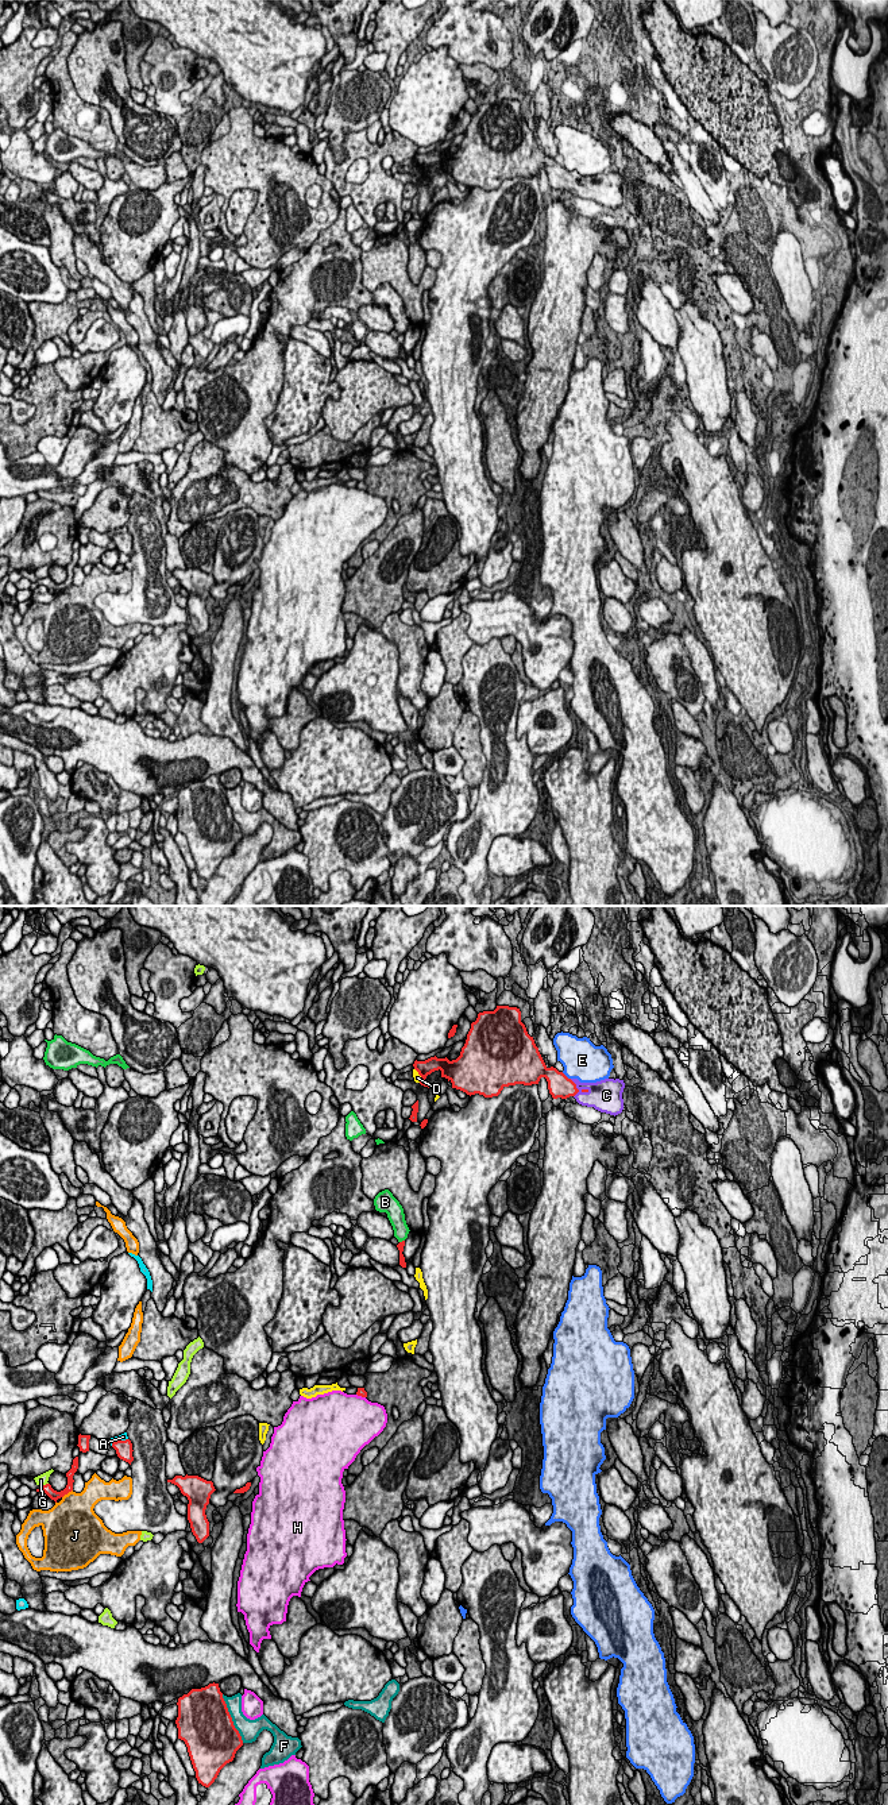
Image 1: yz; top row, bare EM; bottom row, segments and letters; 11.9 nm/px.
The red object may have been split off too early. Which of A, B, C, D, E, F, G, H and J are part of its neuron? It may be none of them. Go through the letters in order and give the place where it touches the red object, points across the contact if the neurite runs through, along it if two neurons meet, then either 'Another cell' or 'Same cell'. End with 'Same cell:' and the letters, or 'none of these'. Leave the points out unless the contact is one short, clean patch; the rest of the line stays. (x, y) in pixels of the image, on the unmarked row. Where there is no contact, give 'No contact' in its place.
A: Touches red at yz (119, 533). Another cell
B: Touches red at yz (402, 334). Another cell
C: Touches red at yz (578, 182). Path across: yz (559, 178), (578, 182), (598, 188). Same cell
D: Touches red at yz (419, 166). Another cell
E: Touches red at yz (564, 168). Another cell
F: Touches red at yz (231, 812). Another cell
G: Touches red at yz (43, 578). Another cell
H: Touches red at yz (361, 488). Another cell
J: Touches red at yz (66, 586). Another cell
Same cell: C

